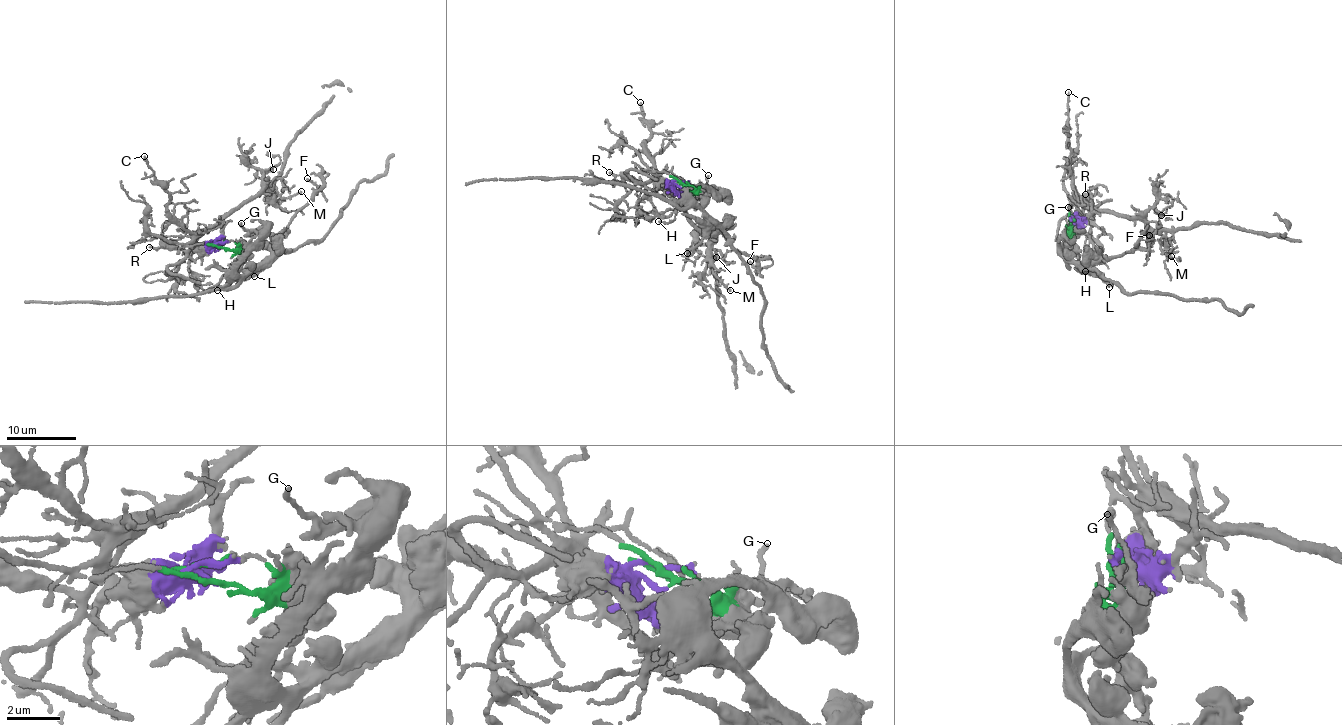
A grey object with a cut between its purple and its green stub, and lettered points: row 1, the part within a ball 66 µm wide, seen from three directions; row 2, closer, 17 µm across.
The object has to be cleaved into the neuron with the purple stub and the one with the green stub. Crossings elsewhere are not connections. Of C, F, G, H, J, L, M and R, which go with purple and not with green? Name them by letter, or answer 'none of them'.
C, J, M, R

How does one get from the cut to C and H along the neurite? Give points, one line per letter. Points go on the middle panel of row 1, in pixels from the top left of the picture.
C: (682, 187), (654, 178), (657, 173), (645, 141), (652, 132), (640, 103)
H: (683, 186), (693, 187), (697, 194), (677, 210), (673, 220), (658, 221)

